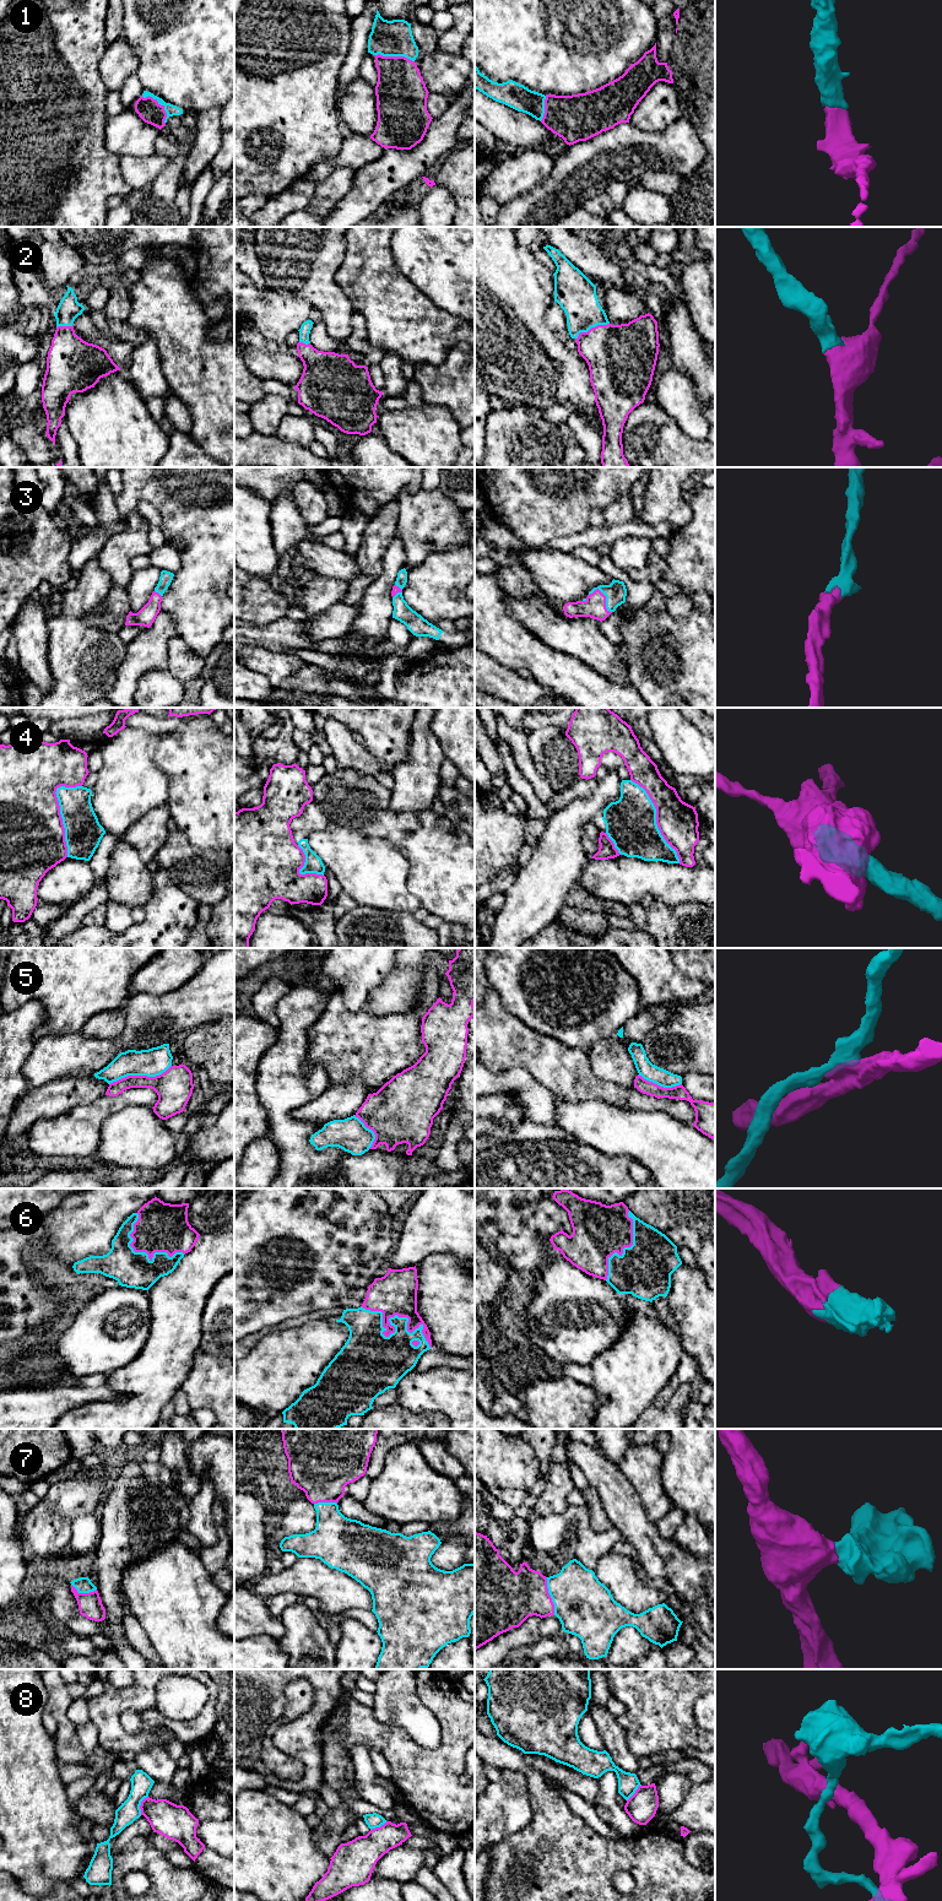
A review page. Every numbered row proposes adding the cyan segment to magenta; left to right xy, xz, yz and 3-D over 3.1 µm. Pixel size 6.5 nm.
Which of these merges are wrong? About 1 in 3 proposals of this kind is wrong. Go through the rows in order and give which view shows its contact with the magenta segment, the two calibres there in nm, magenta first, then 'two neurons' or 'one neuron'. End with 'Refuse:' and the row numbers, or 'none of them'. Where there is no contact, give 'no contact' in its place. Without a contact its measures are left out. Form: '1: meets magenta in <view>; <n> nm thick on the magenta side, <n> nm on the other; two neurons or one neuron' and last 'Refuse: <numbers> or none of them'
1: meets magenta in xy; 150 nm thick on the magenta side, 70 nm on the other; one neuron
2: meets magenta in yz; 400 nm thick on the magenta side, 260 nm on the other; one neuron
3: meets magenta in yz; 140 nm thick on the magenta side, 140 nm on the other; one neuron
4: meets magenta in xy; 440 nm thick on the magenta side, 240 nm on the other; two neurons
5: meets magenta in xy; 240 nm thick on the magenta side, 180 nm on the other; two neurons
6: meets magenta in xz; 280 nm thick on the magenta side, 280 nm on the other; one neuron
7: meets magenta in yz; 340 nm thick on the magenta side, 380 nm on the other; one neuron
8: meets magenta in xy; 220 nm thick on the magenta side, 140 nm on the other; two neurons
Refuse: 4, 5, 8

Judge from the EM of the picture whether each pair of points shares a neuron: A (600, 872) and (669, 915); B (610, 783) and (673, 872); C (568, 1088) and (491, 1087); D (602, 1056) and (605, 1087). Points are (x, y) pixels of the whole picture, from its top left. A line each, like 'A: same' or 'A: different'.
A: different
B: different
C: different
D: different

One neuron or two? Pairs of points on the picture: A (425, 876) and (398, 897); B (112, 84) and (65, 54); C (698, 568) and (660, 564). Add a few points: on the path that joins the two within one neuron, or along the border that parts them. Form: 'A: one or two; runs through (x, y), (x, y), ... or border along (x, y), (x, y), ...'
A: two; border along (405, 860), (409, 867), (407, 889), (422, 905)
B: two; border along (106, 48), (98, 65), (98, 72), (108, 91)
C: two; border along (665, 557), (666, 570), (662, 578)

